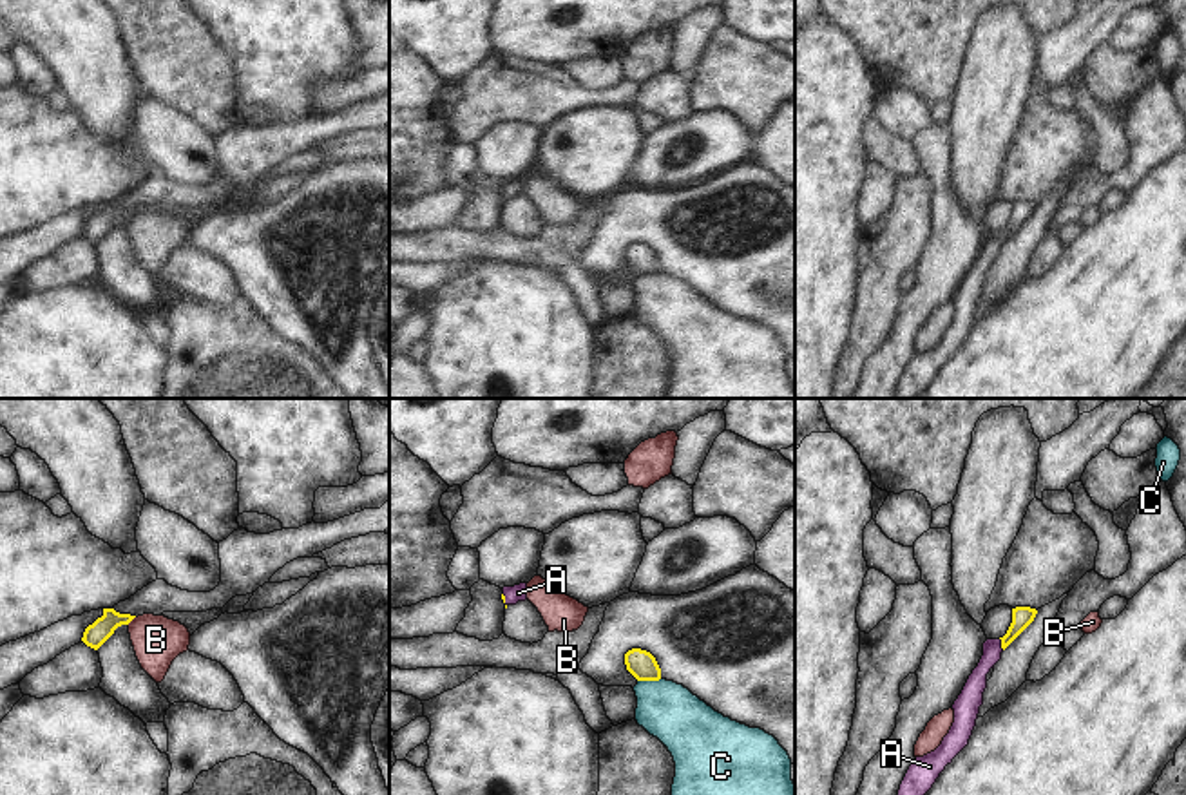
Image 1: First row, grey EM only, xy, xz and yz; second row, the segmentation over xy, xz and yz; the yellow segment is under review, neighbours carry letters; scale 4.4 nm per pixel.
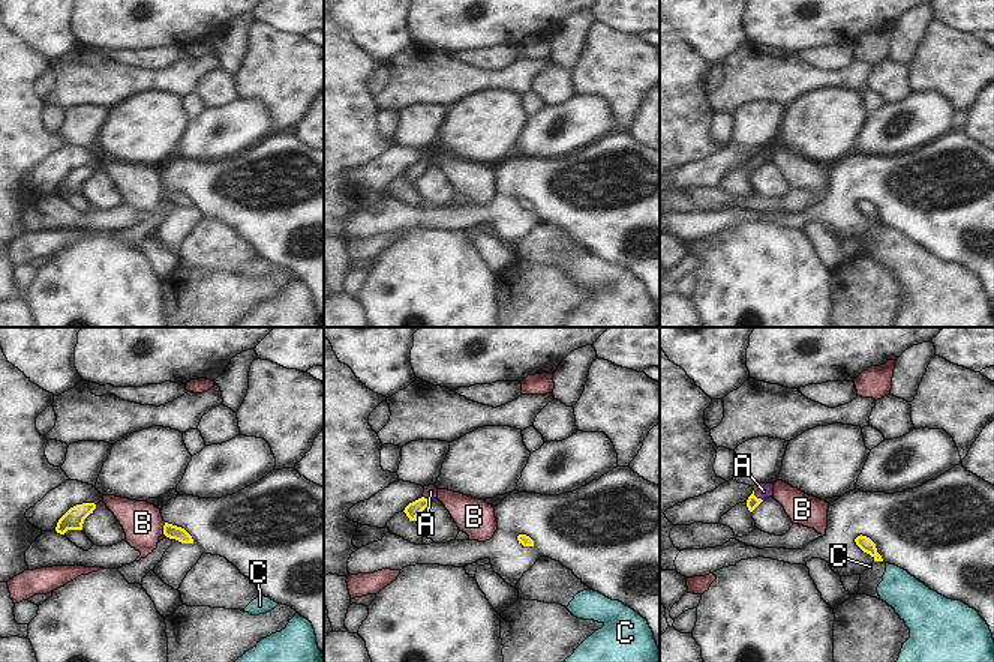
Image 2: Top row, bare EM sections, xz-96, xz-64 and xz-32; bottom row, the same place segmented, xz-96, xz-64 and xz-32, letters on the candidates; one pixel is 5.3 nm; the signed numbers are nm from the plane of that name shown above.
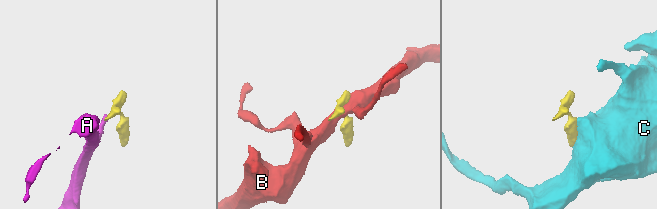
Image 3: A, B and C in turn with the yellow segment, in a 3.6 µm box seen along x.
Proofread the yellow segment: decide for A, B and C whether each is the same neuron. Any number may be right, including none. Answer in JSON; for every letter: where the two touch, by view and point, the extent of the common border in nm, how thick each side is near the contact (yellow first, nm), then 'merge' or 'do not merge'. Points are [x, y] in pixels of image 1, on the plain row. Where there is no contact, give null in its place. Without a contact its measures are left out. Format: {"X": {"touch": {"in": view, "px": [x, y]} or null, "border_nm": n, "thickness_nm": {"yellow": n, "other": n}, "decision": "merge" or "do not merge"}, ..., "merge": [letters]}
{"A": {"touch": {"in": "yz", "px": [1002, 238]}, "border_nm": 60, "thickness_nm": {"yellow": 100, "other": 90}, "decision": "merge"}, "B": {"touch": {"in": "xy", "px": [131, 214]}, "border_nm": 50, "thickness_nm": {"yellow": 100, "other": 220}, "decision": "do not merge"}, "C": {"touch": {"in": "xz", "px": [649, 274]}, "border_nm": 110, "thickness_nm": {"yellow": 120, "other": 260}, "decision": "do not merge"}, "merge": ["A"]}

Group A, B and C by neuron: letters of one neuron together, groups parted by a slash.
A / B / C

